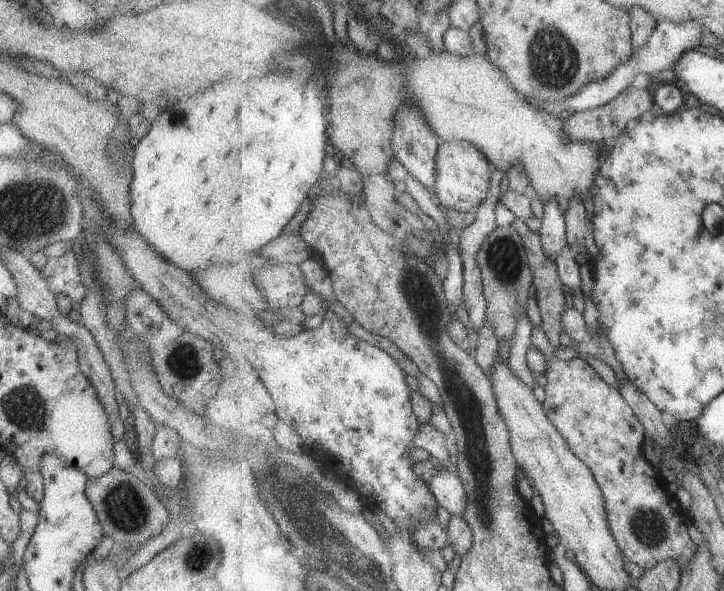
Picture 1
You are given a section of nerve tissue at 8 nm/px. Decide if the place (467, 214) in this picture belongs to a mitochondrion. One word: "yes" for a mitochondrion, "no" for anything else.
no

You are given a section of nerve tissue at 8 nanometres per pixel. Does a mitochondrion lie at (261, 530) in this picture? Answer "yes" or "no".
no

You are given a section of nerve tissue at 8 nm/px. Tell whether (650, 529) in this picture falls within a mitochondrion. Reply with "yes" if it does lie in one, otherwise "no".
yes

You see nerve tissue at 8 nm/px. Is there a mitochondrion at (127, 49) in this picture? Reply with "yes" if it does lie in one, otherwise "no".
no

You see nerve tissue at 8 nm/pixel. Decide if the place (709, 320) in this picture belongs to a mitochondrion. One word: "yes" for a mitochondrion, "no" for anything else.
yes

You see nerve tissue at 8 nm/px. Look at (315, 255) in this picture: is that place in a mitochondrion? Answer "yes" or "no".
no

